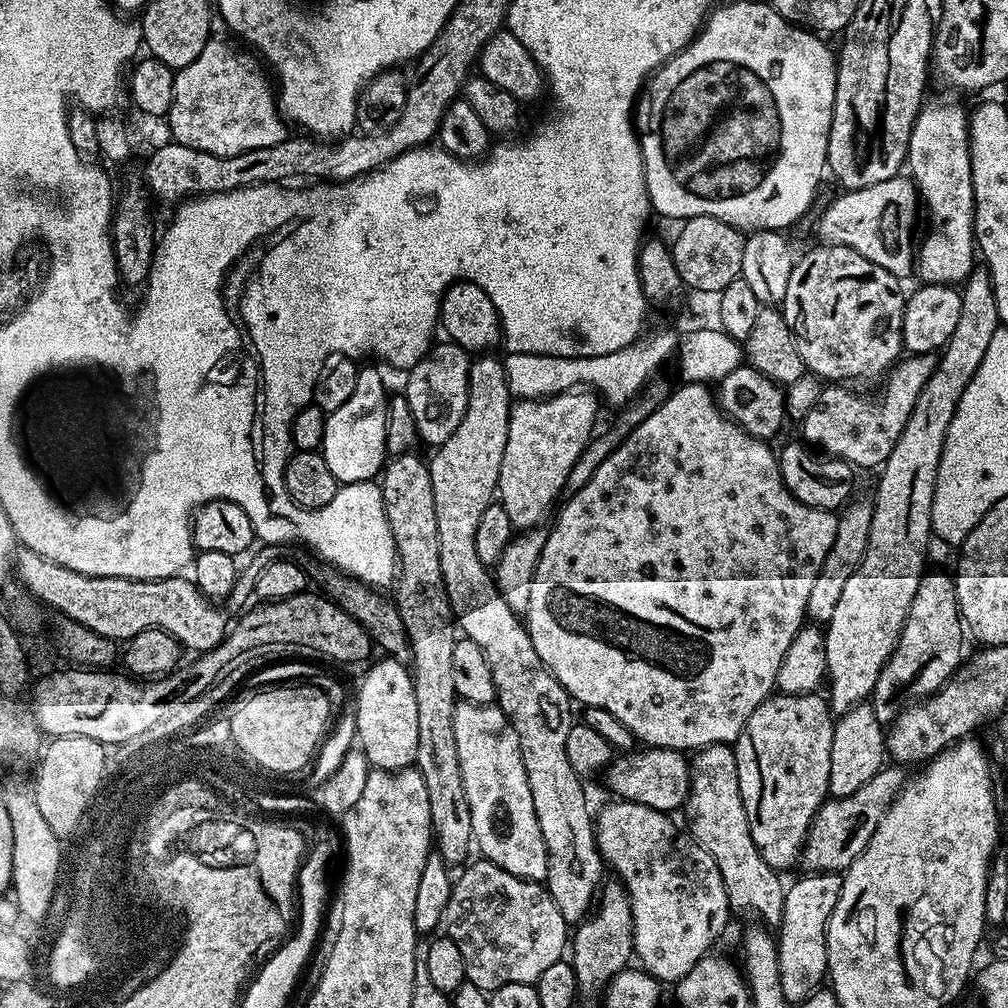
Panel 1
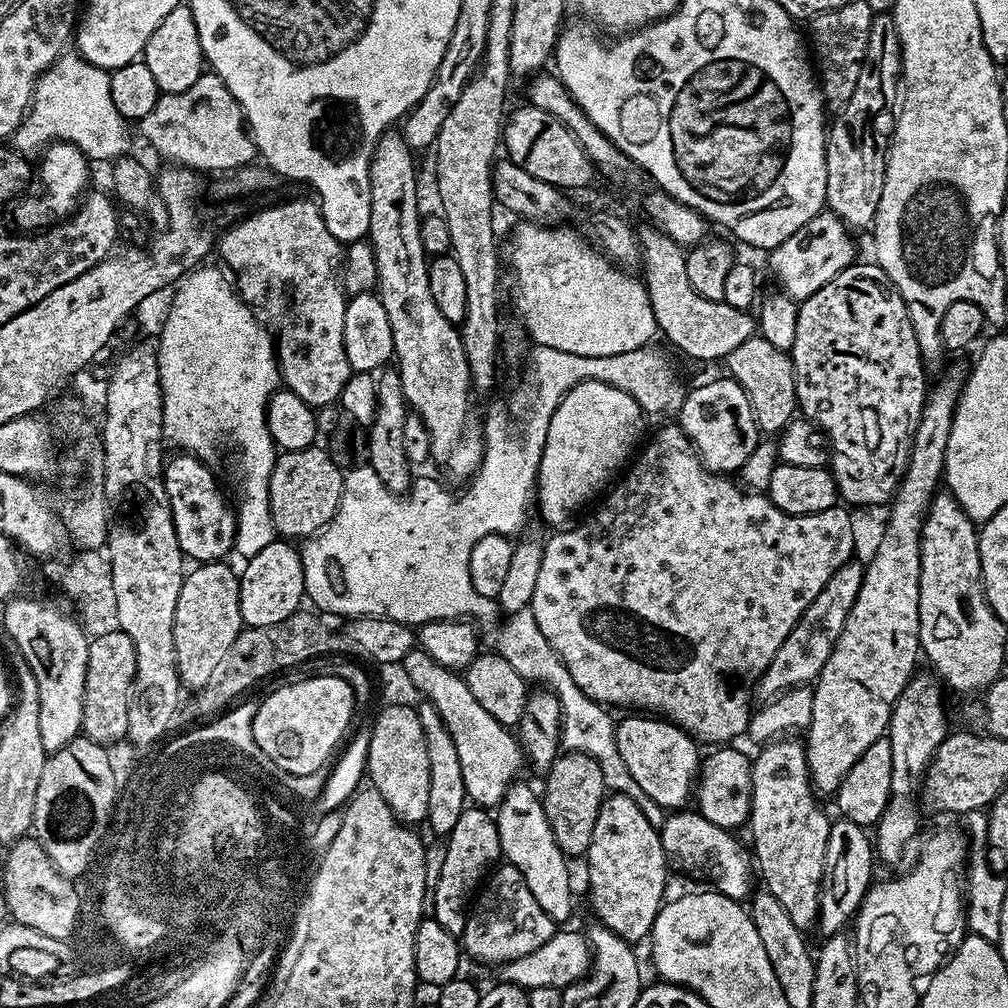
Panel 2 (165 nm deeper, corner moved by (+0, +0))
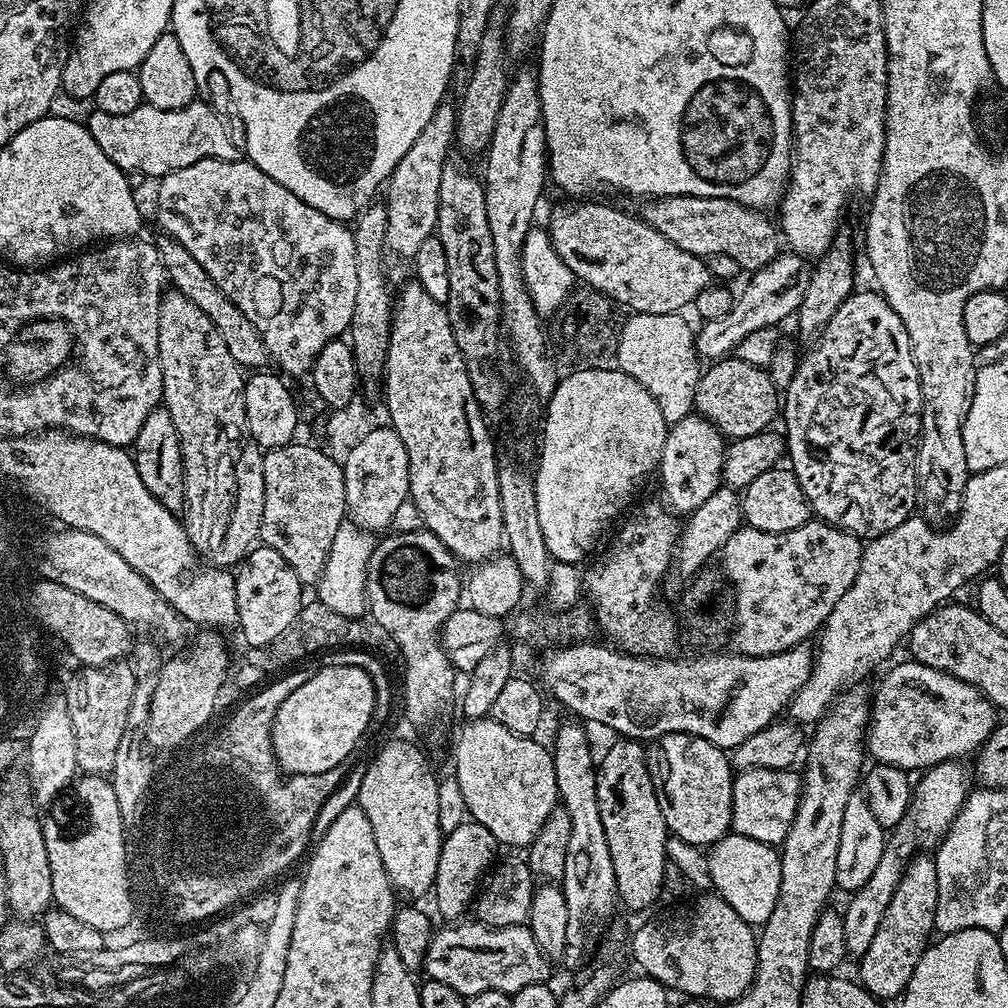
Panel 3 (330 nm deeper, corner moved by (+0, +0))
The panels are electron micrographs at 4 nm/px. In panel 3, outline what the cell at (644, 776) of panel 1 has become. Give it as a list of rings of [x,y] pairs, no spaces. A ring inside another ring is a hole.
[[[745,768],[732,777],[732,827],[737,836],[754,838],[754,842],[779,846],[794,822],[800,801],[802,776],[799,771],[779,768]]]

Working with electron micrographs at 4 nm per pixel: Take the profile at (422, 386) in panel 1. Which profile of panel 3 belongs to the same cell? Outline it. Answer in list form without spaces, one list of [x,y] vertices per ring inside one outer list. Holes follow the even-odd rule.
[[[372,426],[362,442],[355,446],[342,465],[346,486],[347,515],[351,523],[365,532],[379,533],[379,528],[391,525],[398,514],[398,506],[409,503],[410,458],[402,438],[390,426]]]

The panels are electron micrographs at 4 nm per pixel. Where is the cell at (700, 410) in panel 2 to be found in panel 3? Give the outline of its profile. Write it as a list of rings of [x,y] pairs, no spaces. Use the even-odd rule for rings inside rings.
[[[699,414],[688,415],[669,427],[666,446],[662,446],[658,477],[664,487],[663,503],[673,513],[692,513],[695,508],[702,506],[702,502],[706,502],[706,498],[710,498],[710,494],[714,494],[714,490],[722,487],[725,447],[726,437]]]

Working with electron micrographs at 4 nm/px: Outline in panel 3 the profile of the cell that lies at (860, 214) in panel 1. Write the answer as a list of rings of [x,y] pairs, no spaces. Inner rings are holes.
[[[791,250],[775,256],[769,264],[747,277],[748,285],[738,292],[730,314],[705,320],[699,325],[695,333],[698,356],[708,362],[723,360],[729,354],[735,353],[736,347],[743,342],[746,334],[754,334],[754,330],[763,328],[775,328],[783,325],[787,316],[788,319],[795,317],[811,277],[812,268],[805,257],[797,256]]]

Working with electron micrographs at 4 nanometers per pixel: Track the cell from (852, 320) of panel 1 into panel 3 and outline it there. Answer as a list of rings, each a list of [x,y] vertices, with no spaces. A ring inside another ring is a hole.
[[[856,290],[844,299],[842,306],[838,306],[834,318],[830,318],[824,331],[815,337],[814,343],[816,345],[808,353],[805,354],[804,352],[799,357],[797,372],[782,396],[782,420],[784,416],[785,429],[783,428],[783,431],[786,433],[787,459],[789,461],[792,459],[790,461],[792,473],[798,478],[798,482],[802,486],[802,494],[806,494],[809,509],[819,519],[826,521],[827,524],[833,524],[836,528],[843,528],[845,532],[850,532],[861,538],[881,536],[894,530],[894,526],[898,526],[913,515],[918,504],[916,495],[916,445],[920,435],[922,394],[920,393],[918,366],[914,362],[910,334],[906,334],[906,326],[902,326],[902,318],[898,318],[898,314],[894,314],[894,310],[879,291],[860,292],[860,290]]]

